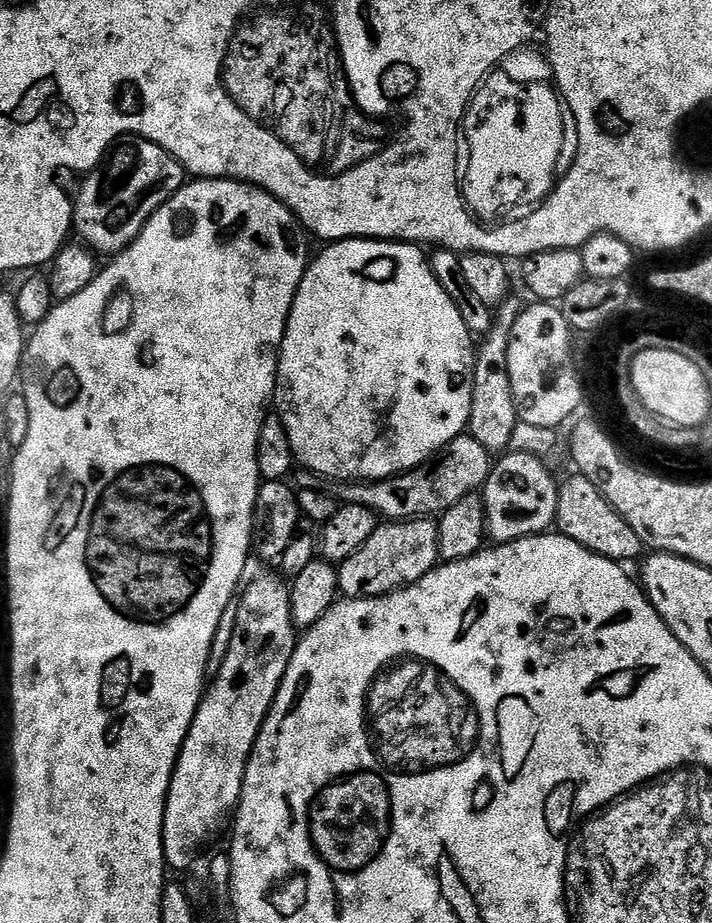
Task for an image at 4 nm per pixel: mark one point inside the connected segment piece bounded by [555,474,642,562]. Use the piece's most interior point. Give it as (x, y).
(584, 514)

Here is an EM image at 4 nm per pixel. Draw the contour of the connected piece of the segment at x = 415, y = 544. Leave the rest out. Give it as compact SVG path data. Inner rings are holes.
M408 518L405 524L384 524L373 527L363 540L361 548L338 568L338 588L345 597L360 598L365 594L384 594L401 587L402 581L388 576L395 568L416 564L417 573L423 574L438 560L440 533L438 524L432 518ZM345 592L345 593L344 593Z

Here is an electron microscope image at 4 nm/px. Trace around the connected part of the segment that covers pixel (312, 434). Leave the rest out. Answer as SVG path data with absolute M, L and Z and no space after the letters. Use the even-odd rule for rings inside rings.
M353 238L329 243L325 248L328 249L317 260L315 257L304 270L304 277L288 315L284 341L280 344L278 384L282 389L279 393L280 400L284 403L282 427L288 436L293 457L299 463L301 460L310 471L317 472L320 476L329 476L332 480L388 482L391 476L398 475L403 468L416 468L419 464L426 463L439 448L447 449L453 440L465 435L472 409L472 374L476 366L474 334L468 329L466 322L462 322L458 306L454 306L450 294L442 290L429 261L415 243Z

